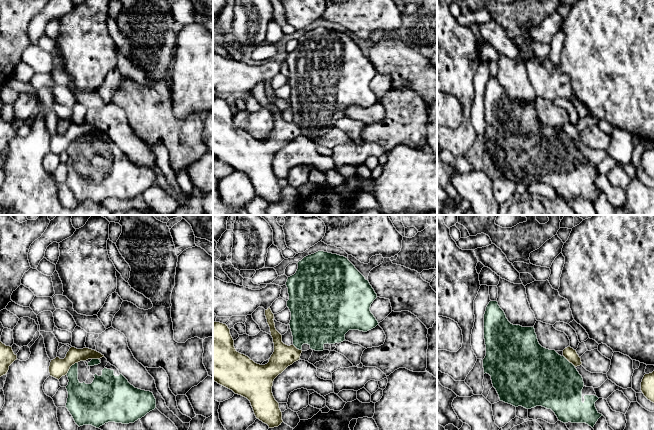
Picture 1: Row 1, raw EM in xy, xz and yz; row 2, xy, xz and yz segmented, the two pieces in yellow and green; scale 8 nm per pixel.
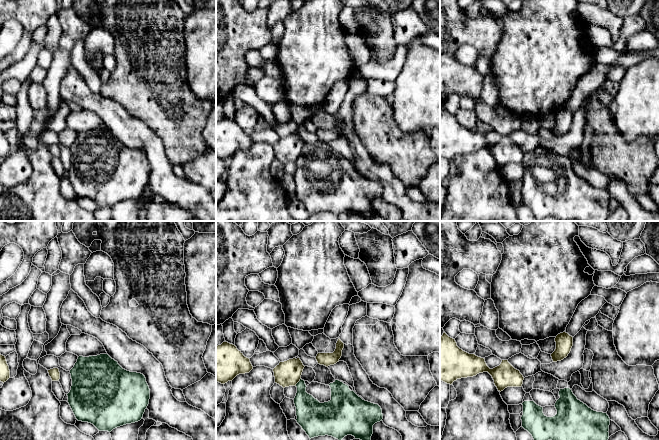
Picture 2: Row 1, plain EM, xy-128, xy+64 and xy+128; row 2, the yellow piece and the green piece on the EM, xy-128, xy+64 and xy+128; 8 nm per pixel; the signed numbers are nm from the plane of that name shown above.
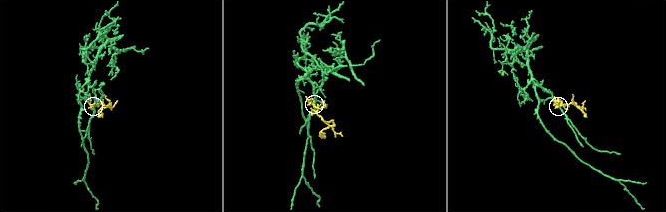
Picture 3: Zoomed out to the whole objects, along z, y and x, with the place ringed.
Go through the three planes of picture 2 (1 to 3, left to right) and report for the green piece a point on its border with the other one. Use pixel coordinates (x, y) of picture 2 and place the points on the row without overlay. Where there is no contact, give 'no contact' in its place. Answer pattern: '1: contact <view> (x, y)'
1: no contact
2: contact xy+64 (298, 157)
3: no contact

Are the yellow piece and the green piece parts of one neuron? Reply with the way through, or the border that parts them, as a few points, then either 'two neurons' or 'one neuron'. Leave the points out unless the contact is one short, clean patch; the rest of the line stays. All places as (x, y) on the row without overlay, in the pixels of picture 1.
two neurons

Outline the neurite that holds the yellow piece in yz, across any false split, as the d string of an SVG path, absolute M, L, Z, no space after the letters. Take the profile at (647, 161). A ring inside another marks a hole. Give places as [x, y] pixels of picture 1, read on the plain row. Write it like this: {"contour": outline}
{"contour": "M654 147L644 151L641 158L641 167L648 176L654 179Z"}

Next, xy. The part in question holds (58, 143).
{"contour": "M71 123L64 135L56 133L55 135L51 136L49 149L50 152L59 156L62 152L67 151L70 143L75 139L86 137L88 135L100 135L102 133L104 133L104 131L101 129L86 123L83 125Z"}

